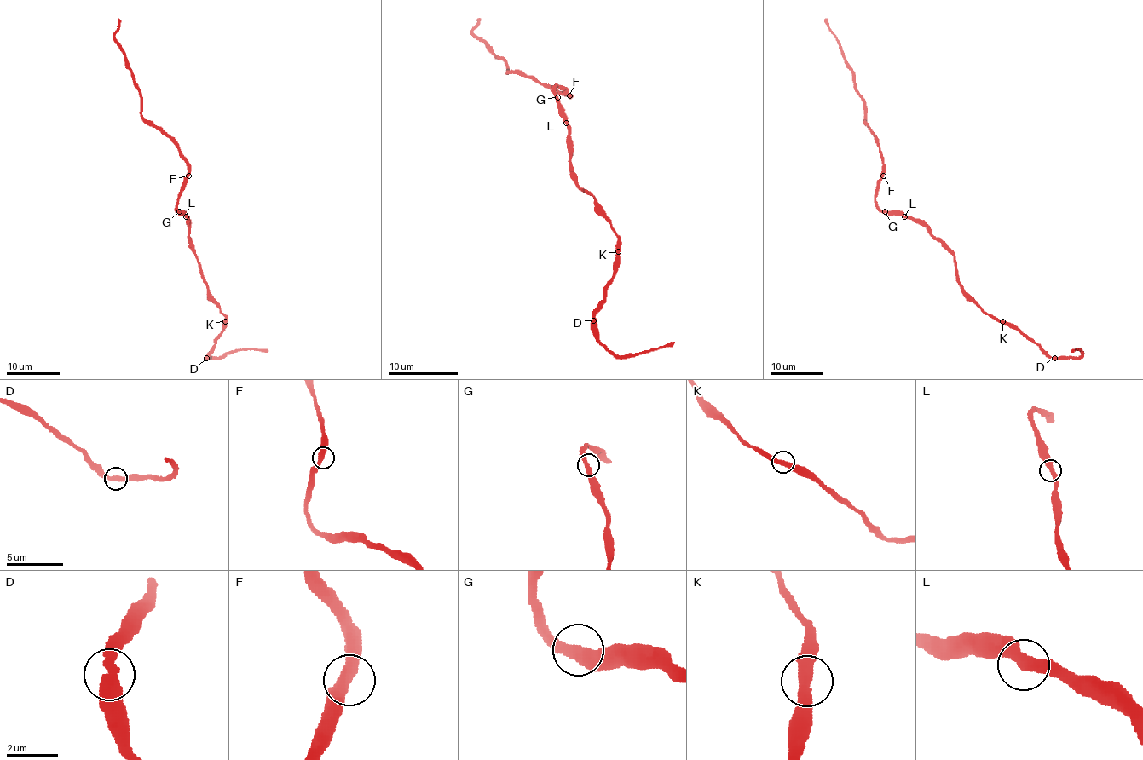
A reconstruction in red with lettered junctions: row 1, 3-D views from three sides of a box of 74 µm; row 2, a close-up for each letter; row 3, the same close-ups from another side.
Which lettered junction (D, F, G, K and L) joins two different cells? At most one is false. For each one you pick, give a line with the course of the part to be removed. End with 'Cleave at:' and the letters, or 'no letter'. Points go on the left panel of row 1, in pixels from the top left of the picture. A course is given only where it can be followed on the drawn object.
Cleave at: no letter

